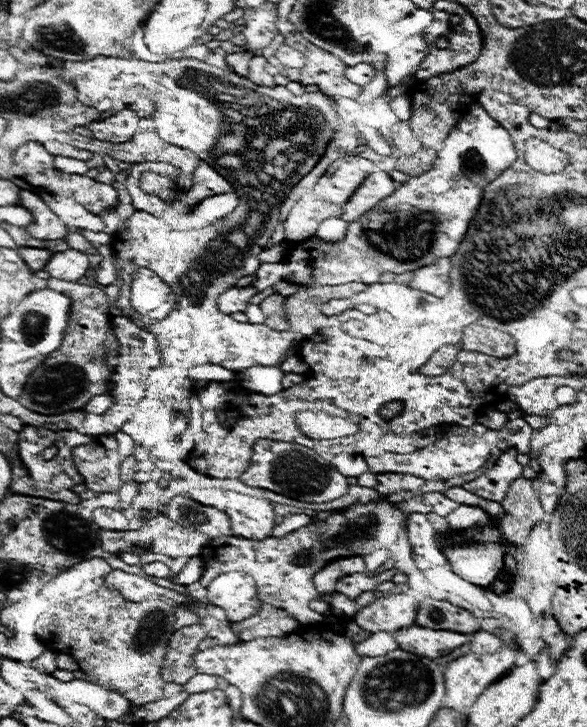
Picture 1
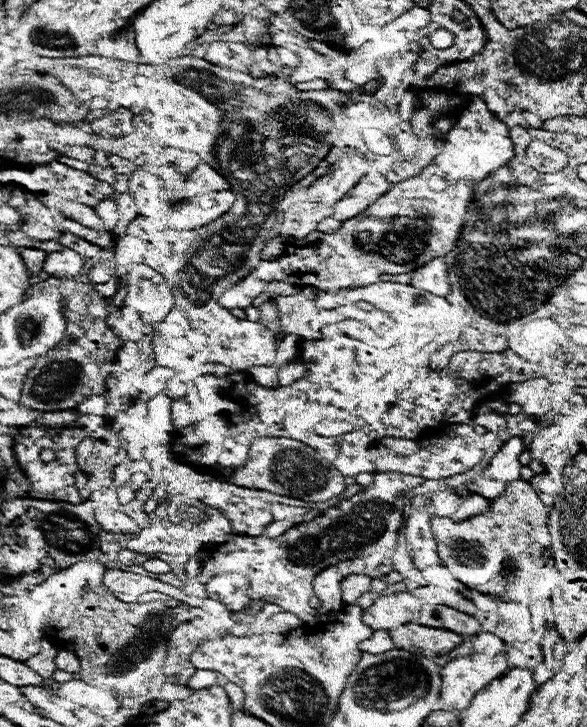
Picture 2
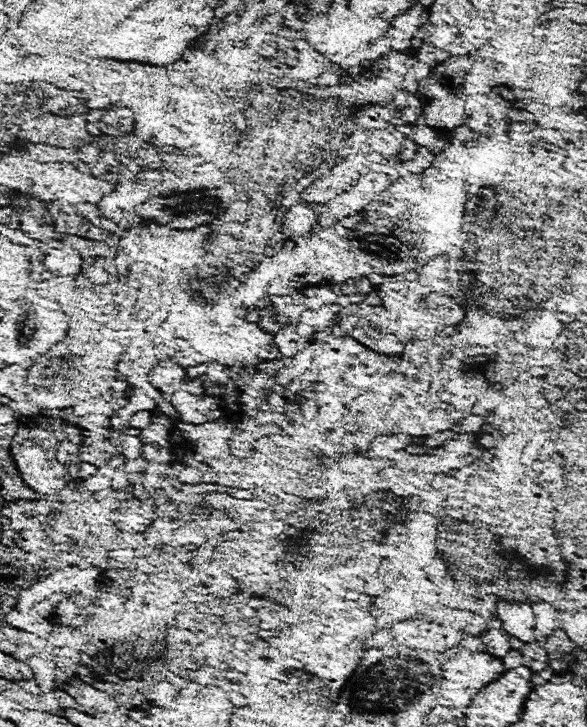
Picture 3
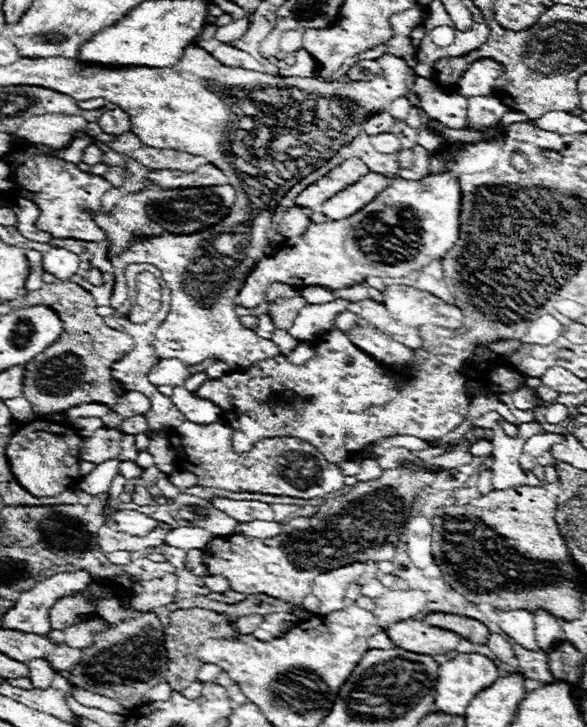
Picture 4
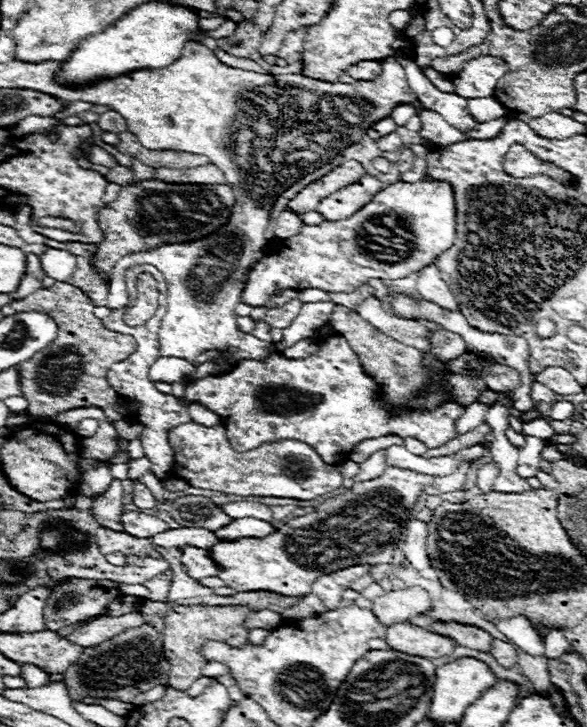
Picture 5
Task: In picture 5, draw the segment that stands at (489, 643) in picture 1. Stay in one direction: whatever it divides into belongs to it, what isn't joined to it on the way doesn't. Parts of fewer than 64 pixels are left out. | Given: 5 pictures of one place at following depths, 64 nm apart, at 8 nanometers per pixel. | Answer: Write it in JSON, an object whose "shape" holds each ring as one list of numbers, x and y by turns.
{"shape":[[492,640,492,656,498,660,498,664,502,664,504,668,510,668,510,666,516,666,518,662,518,656,516,656,516,648,508,642,502,642,502,640]]}

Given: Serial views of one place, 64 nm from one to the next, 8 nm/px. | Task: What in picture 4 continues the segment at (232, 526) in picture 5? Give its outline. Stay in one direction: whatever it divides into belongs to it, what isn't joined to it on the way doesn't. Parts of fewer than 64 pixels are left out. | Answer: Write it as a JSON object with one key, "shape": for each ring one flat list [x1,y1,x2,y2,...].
{"shape":[[258,520,258,522,250,522,250,524,238,524,238,528,234,532,244,534,244,536,256,536,256,538,272,538,282,532,282,524]]}

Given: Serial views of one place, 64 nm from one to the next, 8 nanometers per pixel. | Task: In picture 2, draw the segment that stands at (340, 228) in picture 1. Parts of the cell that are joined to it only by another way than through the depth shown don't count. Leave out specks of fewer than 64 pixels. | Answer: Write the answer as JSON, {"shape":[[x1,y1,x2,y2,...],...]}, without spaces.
{"shape":[[327,217,326,220,322,220,317,226,317,231,322,232,322,234,334,234,342,228,342,222,336,220,333,217]]}

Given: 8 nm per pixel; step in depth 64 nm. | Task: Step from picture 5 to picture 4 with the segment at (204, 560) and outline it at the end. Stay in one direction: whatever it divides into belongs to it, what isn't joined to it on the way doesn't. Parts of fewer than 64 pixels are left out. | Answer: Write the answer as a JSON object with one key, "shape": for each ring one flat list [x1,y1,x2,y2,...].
{"shape":[[188,550,184,566,186,566,192,574,196,574,196,576,204,576,204,574,206,574,206,568,202,566,202,554,200,554,200,550]]}

